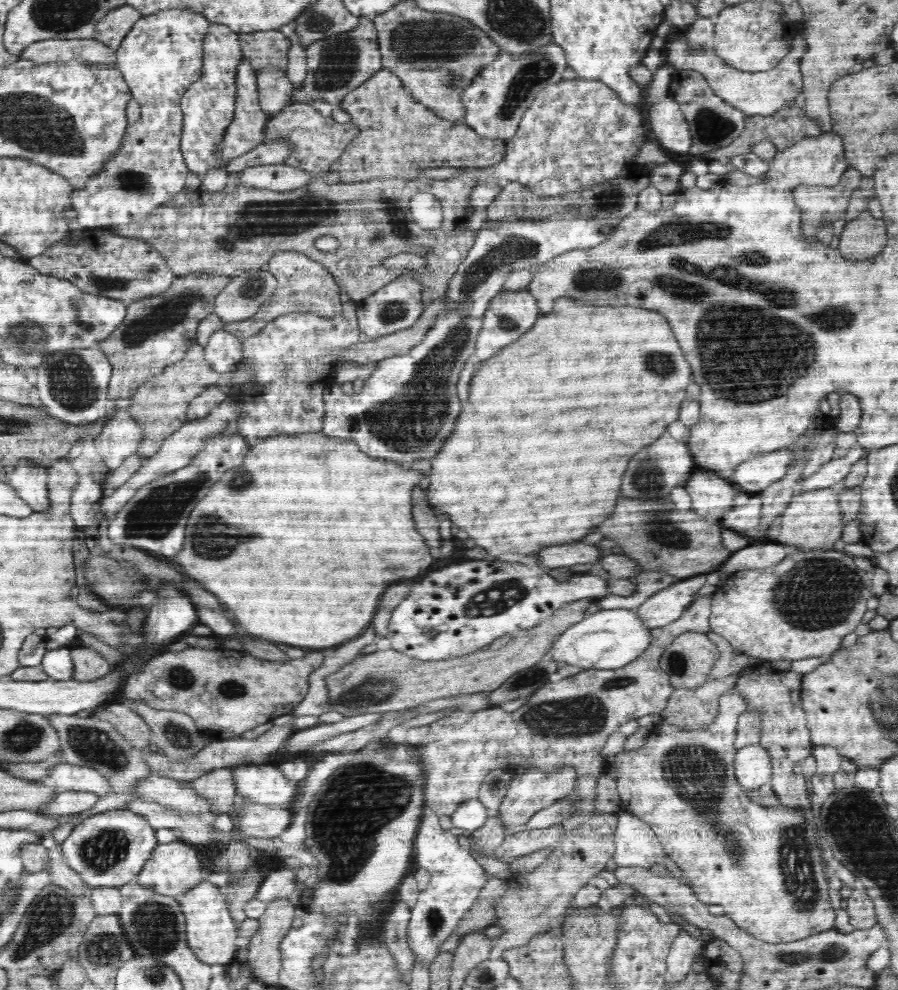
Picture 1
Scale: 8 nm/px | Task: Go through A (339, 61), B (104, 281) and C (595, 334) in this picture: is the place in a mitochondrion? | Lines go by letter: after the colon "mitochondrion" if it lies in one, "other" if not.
A: mitochondrion
B: mitochondrion
C: other

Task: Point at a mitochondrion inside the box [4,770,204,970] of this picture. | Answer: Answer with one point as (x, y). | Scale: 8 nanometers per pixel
(52, 916)

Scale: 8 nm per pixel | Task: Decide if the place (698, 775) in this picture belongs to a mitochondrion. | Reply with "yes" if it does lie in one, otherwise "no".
yes

